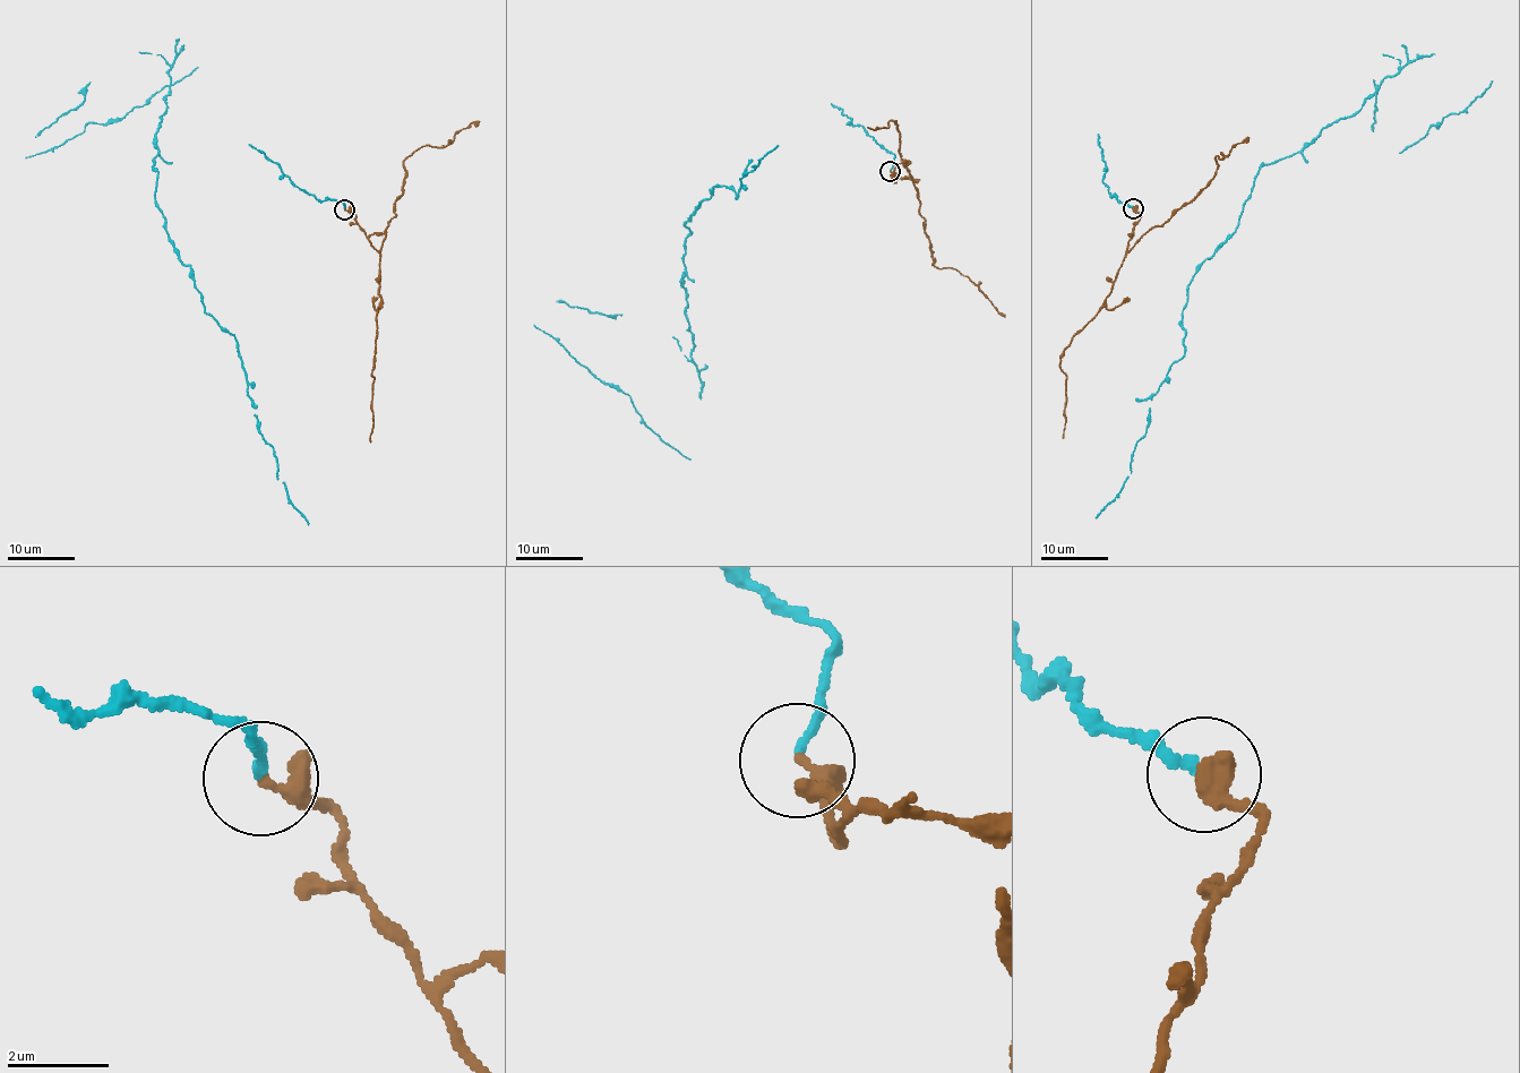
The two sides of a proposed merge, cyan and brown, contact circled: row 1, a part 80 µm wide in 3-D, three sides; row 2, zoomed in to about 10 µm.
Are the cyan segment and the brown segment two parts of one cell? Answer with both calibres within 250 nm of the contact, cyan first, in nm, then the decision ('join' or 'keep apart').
170/240 nm | join

